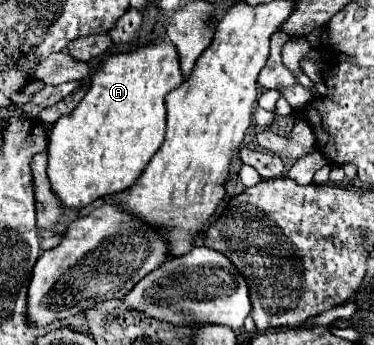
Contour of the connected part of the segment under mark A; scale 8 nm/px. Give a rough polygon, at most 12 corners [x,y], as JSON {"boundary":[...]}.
{"boundary":[[171,42],[107,58],[49,134],[65,208],[137,182],[183,82]]}

